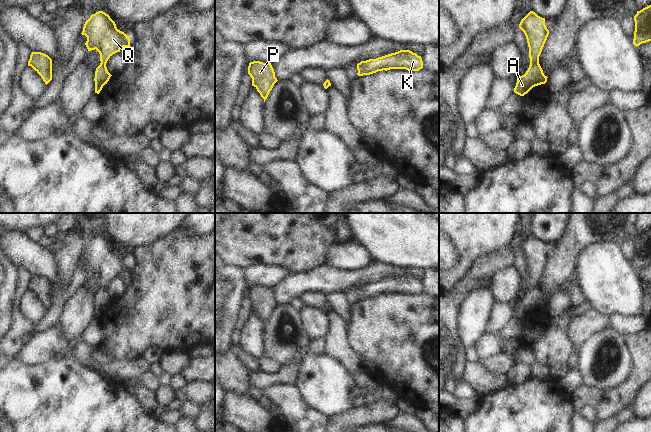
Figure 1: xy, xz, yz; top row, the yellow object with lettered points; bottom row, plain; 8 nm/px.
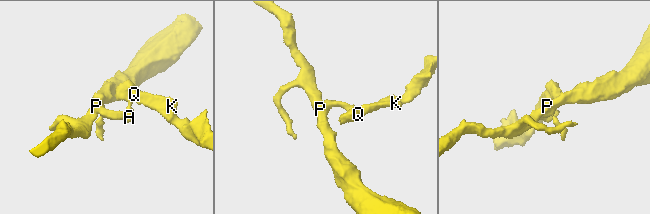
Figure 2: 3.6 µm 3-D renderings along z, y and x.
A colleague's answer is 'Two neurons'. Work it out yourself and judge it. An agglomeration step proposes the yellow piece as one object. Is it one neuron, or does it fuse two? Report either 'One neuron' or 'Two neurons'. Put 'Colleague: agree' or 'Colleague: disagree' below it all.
Two neurons
Colleague: agree

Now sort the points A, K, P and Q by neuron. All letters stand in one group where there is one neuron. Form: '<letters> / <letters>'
A P / K Q

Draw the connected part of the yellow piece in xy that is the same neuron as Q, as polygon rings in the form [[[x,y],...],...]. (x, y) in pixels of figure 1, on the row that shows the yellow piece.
[[[103,11],[90,16],[81,34],[87,37],[85,45],[88,51],[96,49],[99,52],[102,64],[123,47],[132,50],[129,36],[118,30],[115,22]]]

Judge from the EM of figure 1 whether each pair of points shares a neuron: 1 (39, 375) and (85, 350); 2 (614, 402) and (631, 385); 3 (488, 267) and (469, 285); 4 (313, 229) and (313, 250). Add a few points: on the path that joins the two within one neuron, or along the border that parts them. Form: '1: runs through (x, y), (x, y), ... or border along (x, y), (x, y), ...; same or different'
1: border along (71, 356), (92, 369); different
2: runs through (618, 398), (628, 389); same
3: runs through (482, 268), (471, 279); same
4: runs through (313, 234), (313, 245); same

